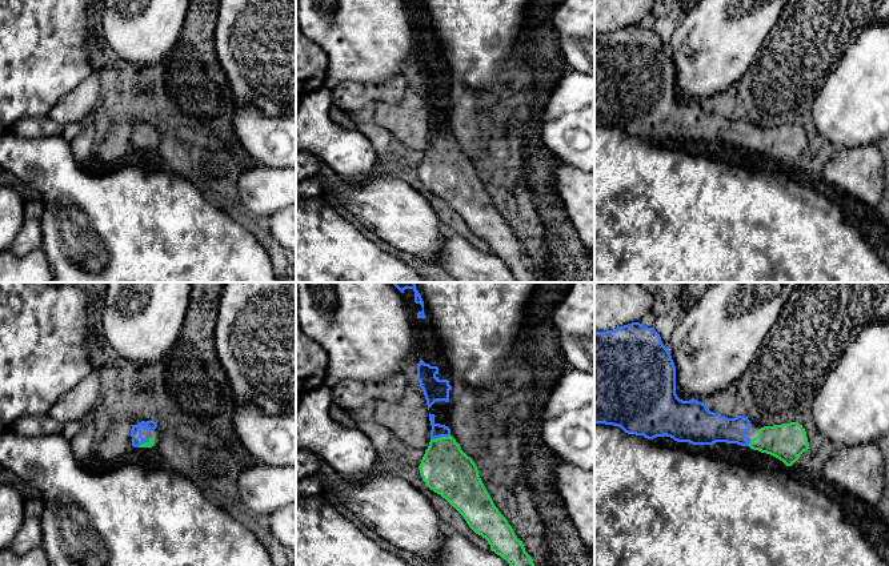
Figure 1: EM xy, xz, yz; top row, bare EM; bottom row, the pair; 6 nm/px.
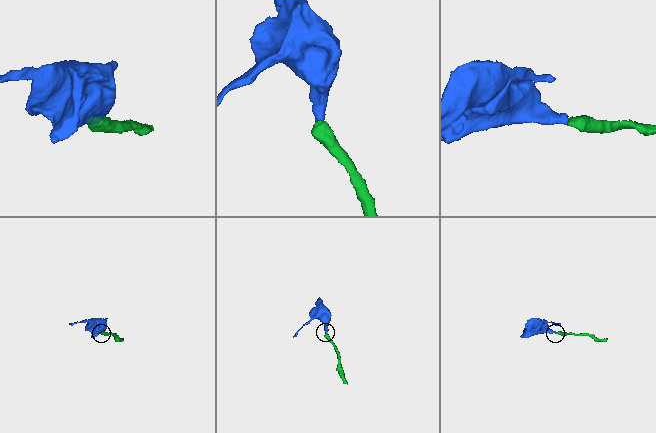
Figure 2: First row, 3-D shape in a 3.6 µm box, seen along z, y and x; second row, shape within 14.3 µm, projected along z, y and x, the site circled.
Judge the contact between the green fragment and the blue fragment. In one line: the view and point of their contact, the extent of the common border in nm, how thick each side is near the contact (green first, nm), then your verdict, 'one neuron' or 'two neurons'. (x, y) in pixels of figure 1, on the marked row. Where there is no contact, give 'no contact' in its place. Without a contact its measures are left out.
contact xz (440, 437); length 120 nm; calibres 300 and 80 nm; one neuron

